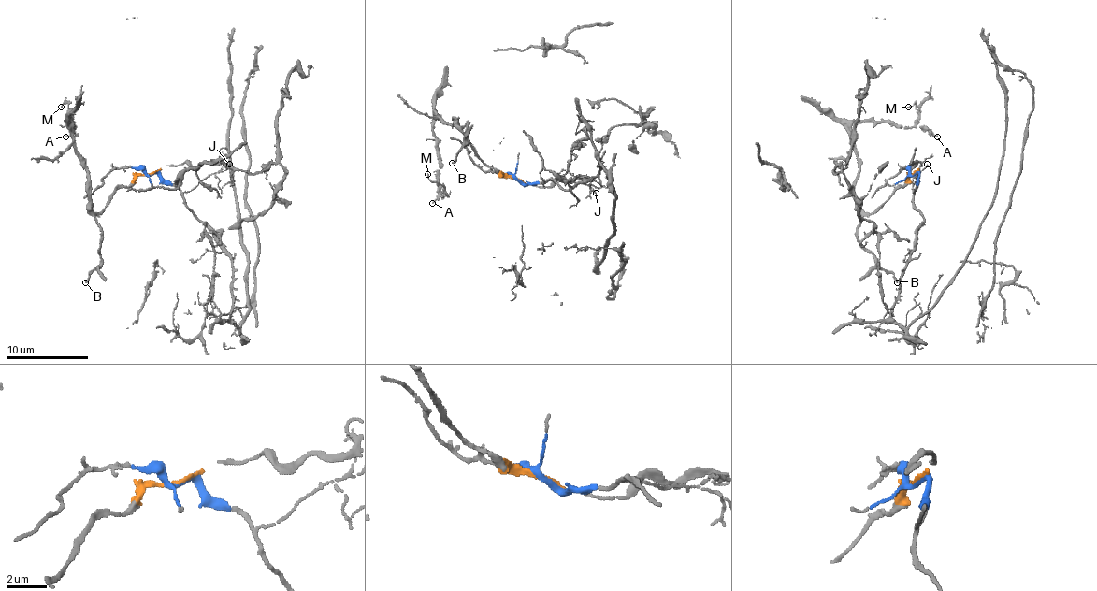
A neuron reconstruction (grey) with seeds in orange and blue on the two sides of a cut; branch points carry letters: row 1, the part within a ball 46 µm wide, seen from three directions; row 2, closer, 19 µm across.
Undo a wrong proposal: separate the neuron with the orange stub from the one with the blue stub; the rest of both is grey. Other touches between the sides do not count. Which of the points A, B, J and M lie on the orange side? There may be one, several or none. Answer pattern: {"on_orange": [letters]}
{"on_orange": ["A", "B", "M"]}

